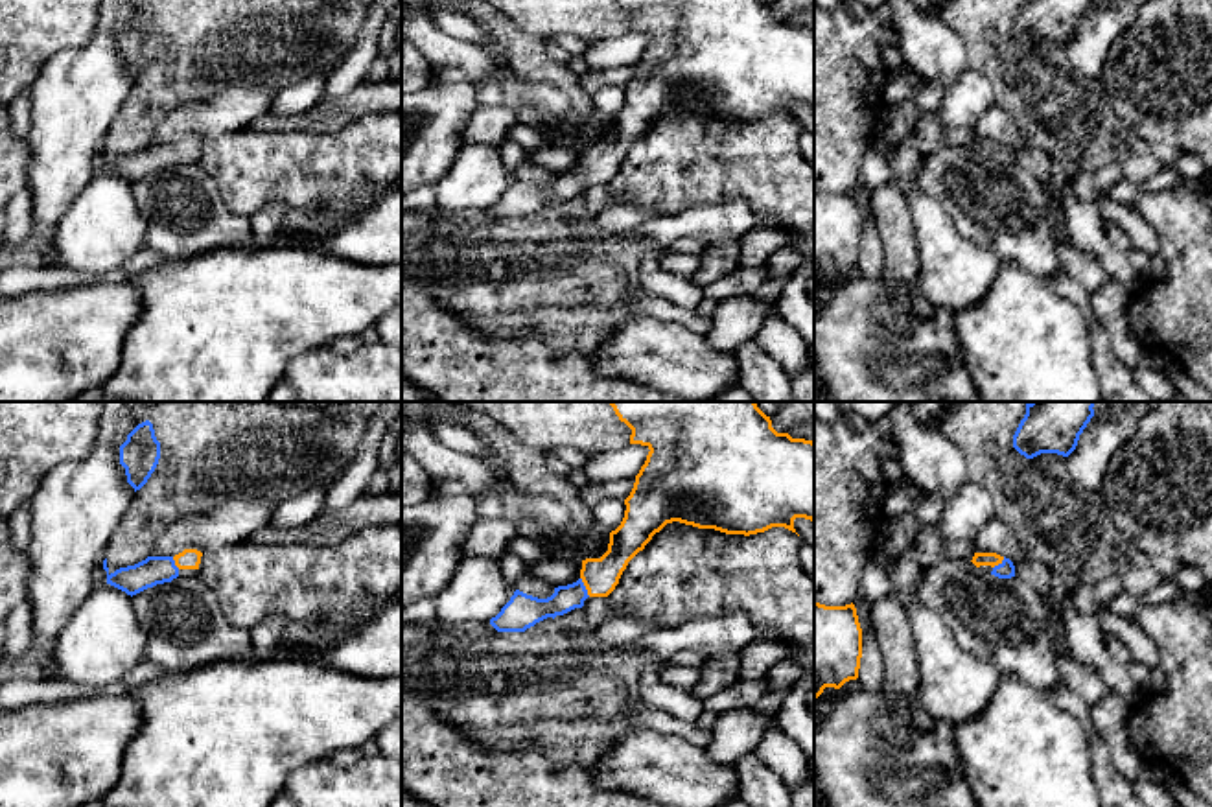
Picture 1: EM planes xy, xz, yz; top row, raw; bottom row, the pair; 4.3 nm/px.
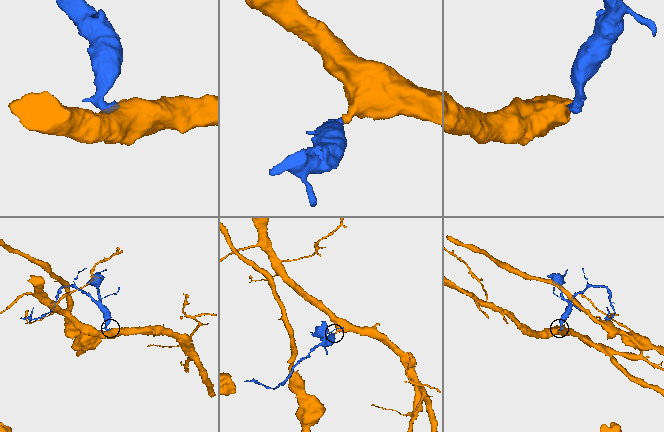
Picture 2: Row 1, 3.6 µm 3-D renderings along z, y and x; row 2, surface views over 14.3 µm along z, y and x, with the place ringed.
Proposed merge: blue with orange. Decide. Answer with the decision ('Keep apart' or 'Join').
Join

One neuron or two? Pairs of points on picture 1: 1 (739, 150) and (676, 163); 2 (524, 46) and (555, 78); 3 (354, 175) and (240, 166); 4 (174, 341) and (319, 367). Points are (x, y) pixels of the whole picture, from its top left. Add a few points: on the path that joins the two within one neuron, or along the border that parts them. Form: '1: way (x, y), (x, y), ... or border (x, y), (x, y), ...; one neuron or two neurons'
1: way (724, 153), (691, 161); one neuron
2: way (531, 54), (547, 70); one neuron
3: way (326, 170), (268, 168); one neuron
4: border (328, 345), (299, 354), (282, 376); two neurons

